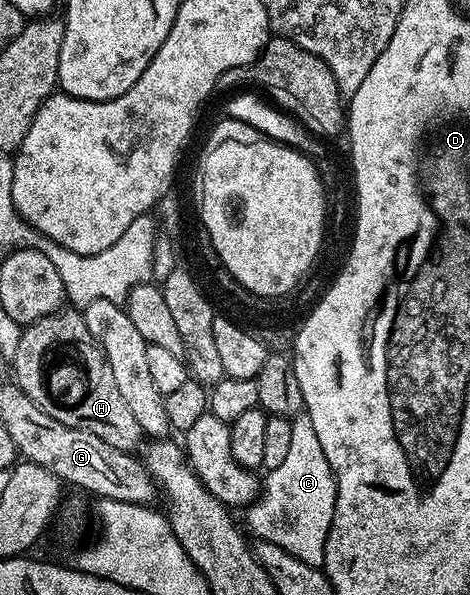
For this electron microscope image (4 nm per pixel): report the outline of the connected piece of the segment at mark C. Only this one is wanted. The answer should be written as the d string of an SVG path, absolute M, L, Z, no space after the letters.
M299 413L292 419L292 442L288 448L285 460L276 469L266 471L264 482L261 484L258 498L245 508L245 526L250 526L249 534L255 540L263 539L272 545L280 545L292 557L300 557L313 567L322 567L324 561L324 545L328 541L328 529L332 525L332 517L336 509L336 493L338 481L334 478L332 469L328 465L328 457L324 457L324 449L320 449L320 441L316 437L316 429L312 429L312 421L306 414Z

